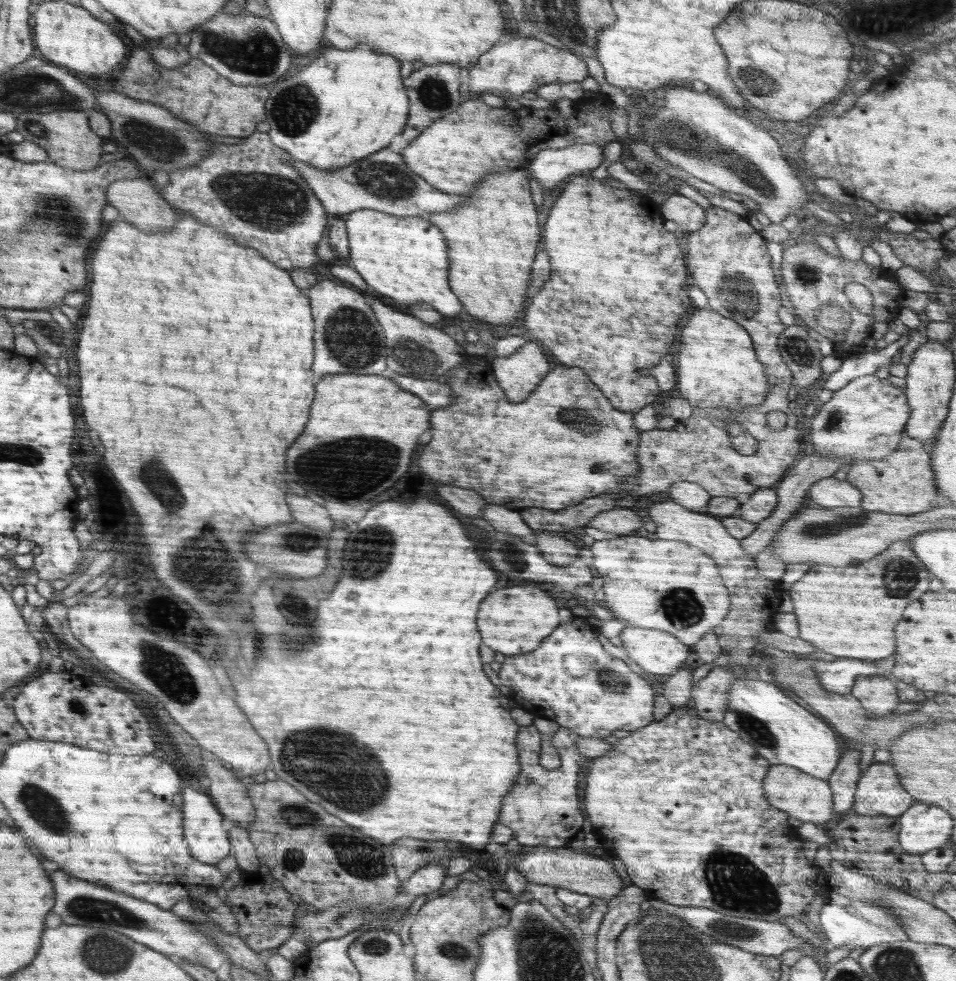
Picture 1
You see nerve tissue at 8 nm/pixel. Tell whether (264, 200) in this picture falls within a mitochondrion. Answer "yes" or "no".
yes

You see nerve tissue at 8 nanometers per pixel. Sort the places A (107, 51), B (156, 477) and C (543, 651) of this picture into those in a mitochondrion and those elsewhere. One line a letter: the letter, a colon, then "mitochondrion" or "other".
A: other
B: mitochondrion
C: other

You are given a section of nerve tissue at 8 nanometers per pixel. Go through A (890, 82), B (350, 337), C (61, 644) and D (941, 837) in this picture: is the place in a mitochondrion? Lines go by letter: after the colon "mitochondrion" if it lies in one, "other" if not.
A: other
B: mitochondrion
C: other
D: other

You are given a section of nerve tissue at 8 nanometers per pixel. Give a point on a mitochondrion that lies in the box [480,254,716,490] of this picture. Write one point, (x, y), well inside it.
(578, 419)

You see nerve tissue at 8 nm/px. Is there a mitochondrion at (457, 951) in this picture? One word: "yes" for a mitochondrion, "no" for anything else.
yes

